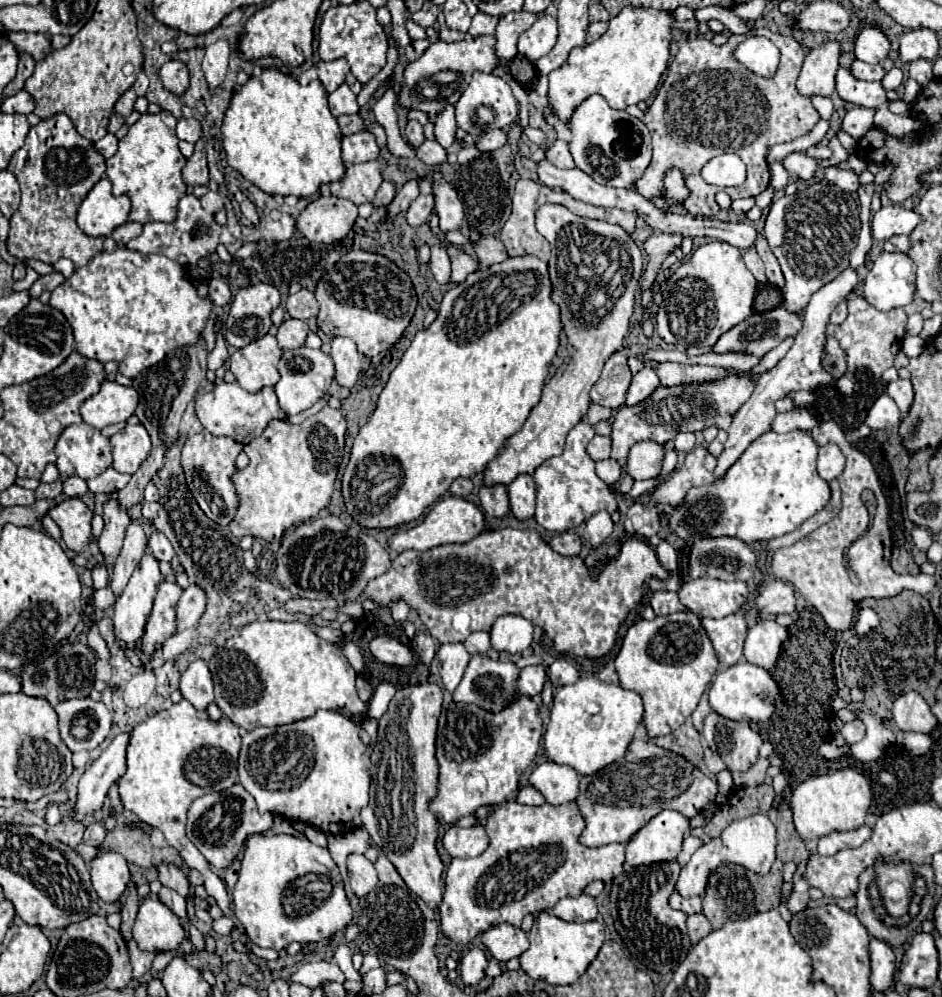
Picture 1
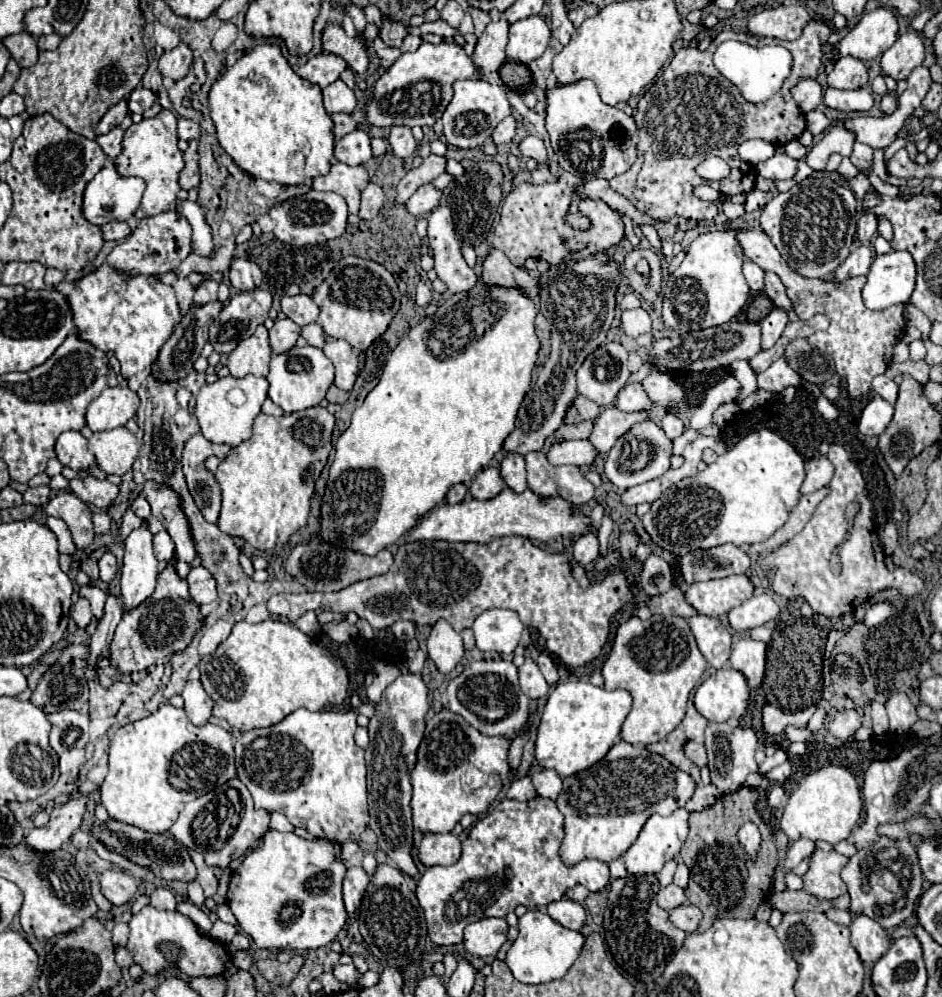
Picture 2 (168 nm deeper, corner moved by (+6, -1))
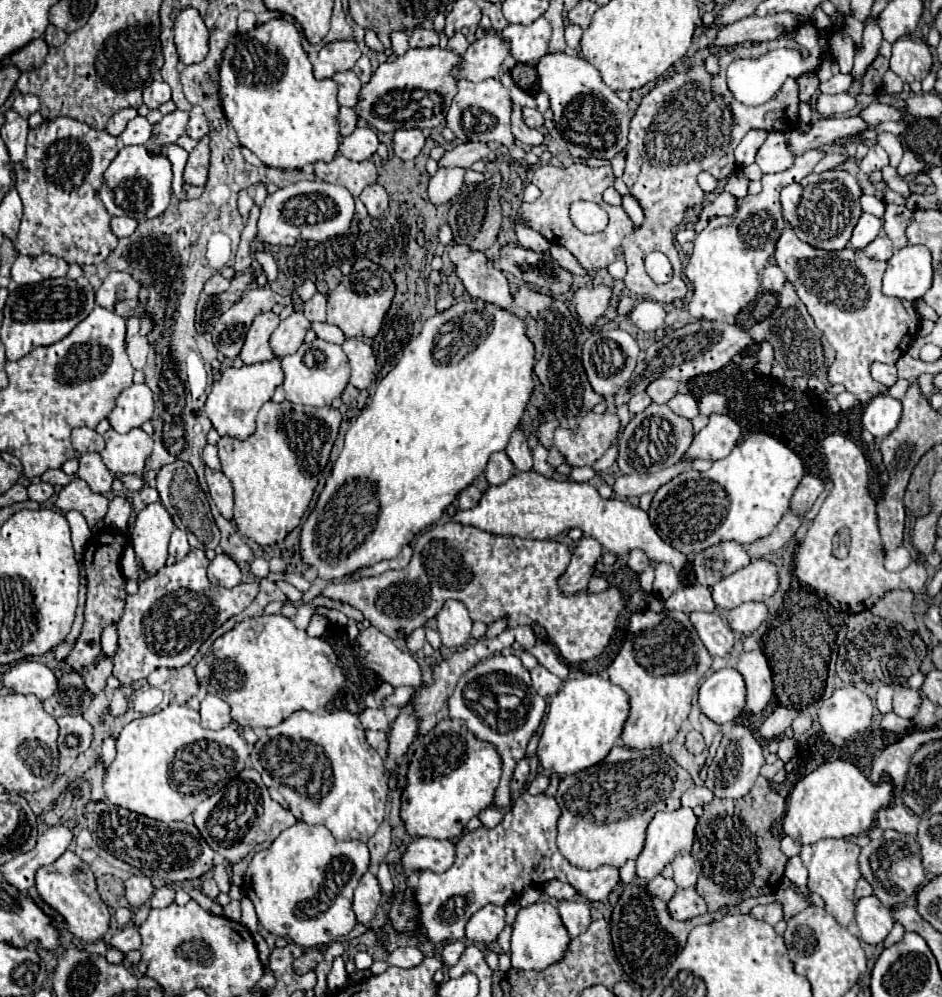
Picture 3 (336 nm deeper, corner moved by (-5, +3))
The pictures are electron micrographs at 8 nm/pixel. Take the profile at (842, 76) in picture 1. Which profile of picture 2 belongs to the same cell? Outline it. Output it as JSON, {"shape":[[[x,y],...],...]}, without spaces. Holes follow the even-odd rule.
{"shape":[[[827,88],[823,102],[829,108],[835,108],[835,110],[845,110],[845,112],[861,110],[861,112],[867,112],[873,106],[873,96],[871,96],[871,92],[867,88],[843,90],[843,92],[835,90],[835,88]]]}

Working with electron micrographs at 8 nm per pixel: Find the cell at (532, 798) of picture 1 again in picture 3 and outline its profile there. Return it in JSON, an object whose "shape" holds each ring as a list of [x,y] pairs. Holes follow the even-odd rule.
{"shape":[[[536,776],[530,784],[528,784],[528,792],[530,794],[542,794],[546,788],[548,788],[548,784],[550,784],[550,778],[548,776]]]}

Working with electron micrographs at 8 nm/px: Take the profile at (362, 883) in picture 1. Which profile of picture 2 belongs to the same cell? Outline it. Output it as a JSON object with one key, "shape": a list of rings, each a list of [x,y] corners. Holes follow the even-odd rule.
{"shape":[[[361,866],[347,868],[345,880],[343,880],[343,902],[349,914],[353,914],[359,908],[367,884],[369,884],[369,874]]]}

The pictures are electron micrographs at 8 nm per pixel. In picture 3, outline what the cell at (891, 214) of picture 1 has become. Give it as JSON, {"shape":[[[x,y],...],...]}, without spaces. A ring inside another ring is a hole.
{"shape":[[[862,214],[858,224],[854,226],[854,232],[850,236],[850,246],[860,250],[860,248],[866,248],[880,232],[882,228],[882,220],[872,216],[872,214]]]}

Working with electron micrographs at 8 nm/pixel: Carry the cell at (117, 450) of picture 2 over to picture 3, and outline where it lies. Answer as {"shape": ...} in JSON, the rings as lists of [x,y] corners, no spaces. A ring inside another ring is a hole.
{"shape":[[[110,428],[104,440],[106,446],[100,456],[112,474],[142,474],[152,452],[152,438],[142,428],[134,428],[128,434],[118,434]]]}

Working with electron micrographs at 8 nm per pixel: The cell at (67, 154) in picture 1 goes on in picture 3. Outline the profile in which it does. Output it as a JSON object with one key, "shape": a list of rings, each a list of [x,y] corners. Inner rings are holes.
{"shape":[[[56,118],[50,122],[42,122],[38,128],[28,132],[26,160],[14,166],[16,172],[16,190],[24,204],[24,216],[20,234],[14,240],[14,248],[26,256],[38,256],[42,252],[66,258],[72,264],[98,264],[102,262],[118,244],[118,238],[110,230],[110,214],[102,206],[98,198],[98,190],[102,186],[102,174],[116,158],[116,138],[106,130],[94,130],[84,122],[72,118]]]}

